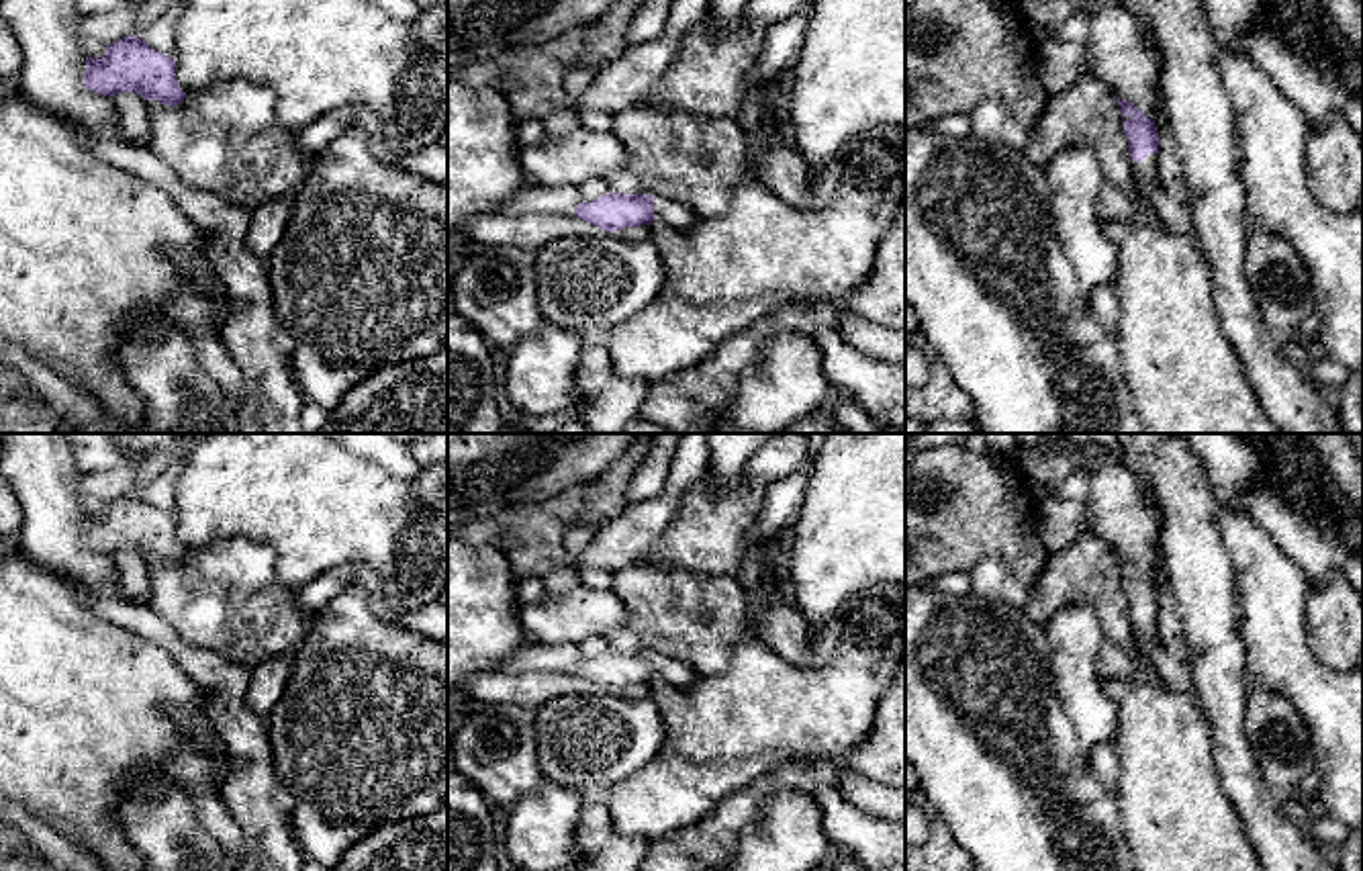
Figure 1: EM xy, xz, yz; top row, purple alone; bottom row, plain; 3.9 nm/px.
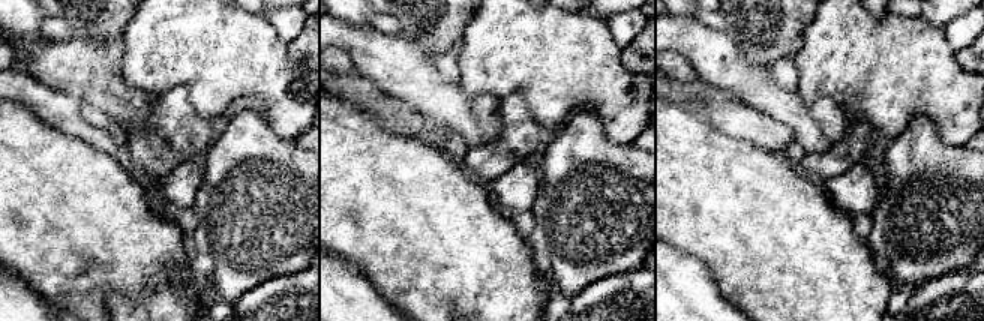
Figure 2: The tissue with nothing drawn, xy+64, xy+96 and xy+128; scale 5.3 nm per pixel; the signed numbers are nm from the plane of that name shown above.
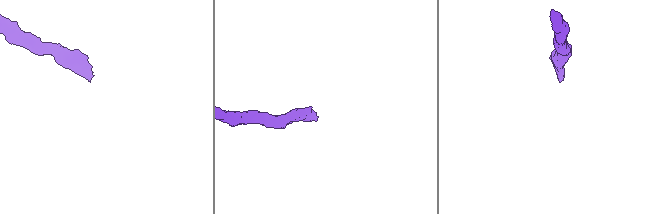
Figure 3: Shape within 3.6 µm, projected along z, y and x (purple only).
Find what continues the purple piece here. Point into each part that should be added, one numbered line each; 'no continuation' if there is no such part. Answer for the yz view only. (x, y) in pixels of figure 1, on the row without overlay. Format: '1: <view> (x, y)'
1: yz (1147, 626)

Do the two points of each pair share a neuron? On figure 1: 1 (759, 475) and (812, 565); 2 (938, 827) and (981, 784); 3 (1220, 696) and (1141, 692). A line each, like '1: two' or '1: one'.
1: two
2: two
3: two

